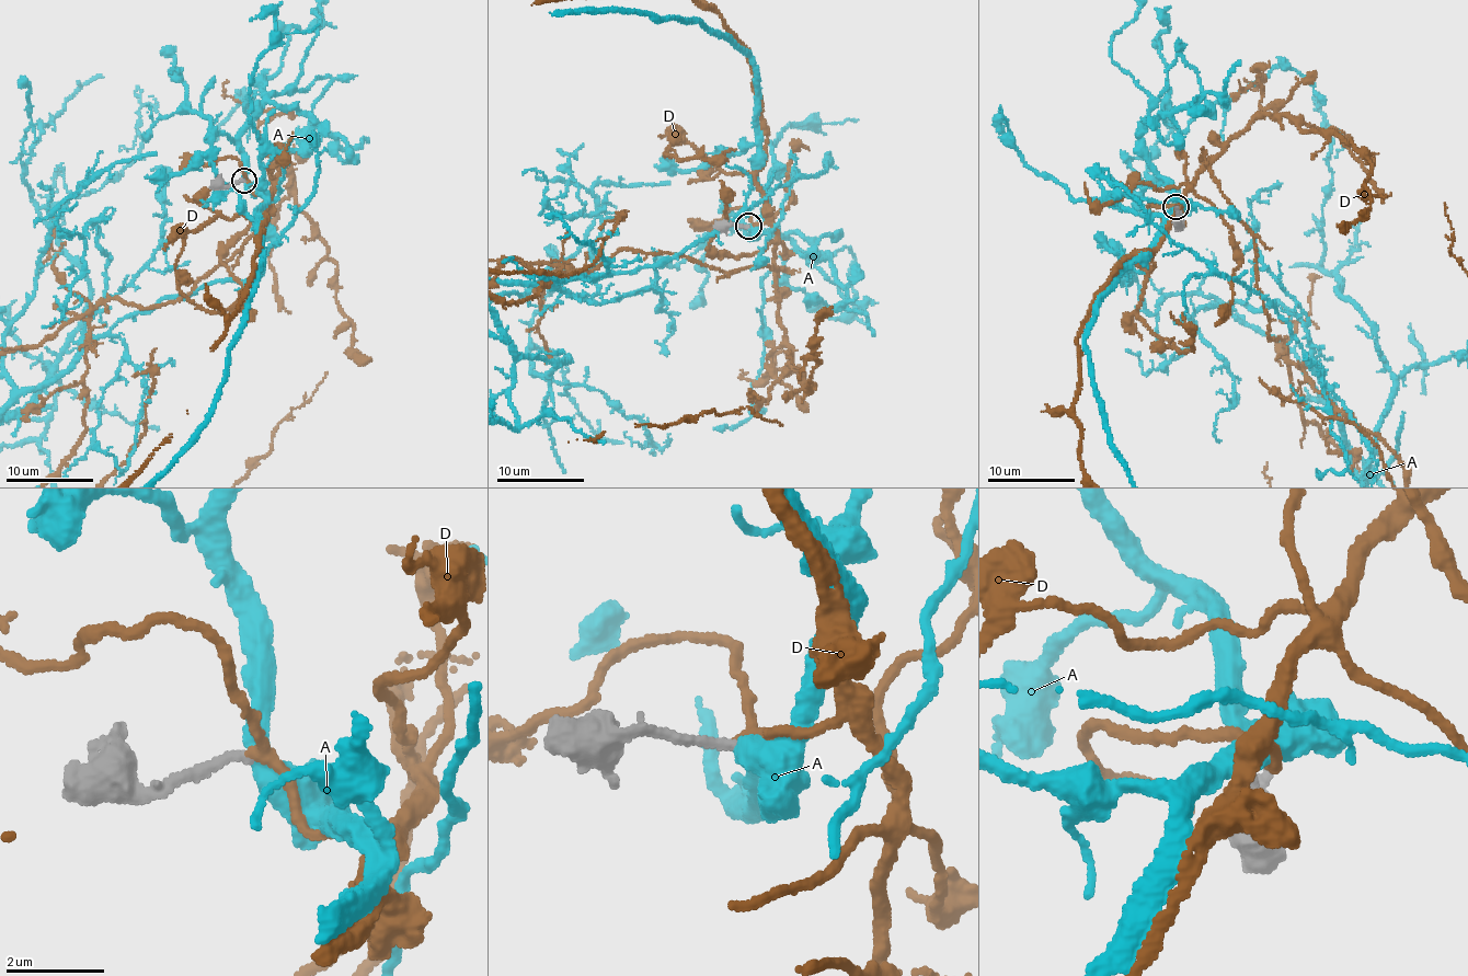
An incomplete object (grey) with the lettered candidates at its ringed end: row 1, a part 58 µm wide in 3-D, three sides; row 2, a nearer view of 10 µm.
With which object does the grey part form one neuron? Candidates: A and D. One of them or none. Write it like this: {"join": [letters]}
{"join": ["D"]}

